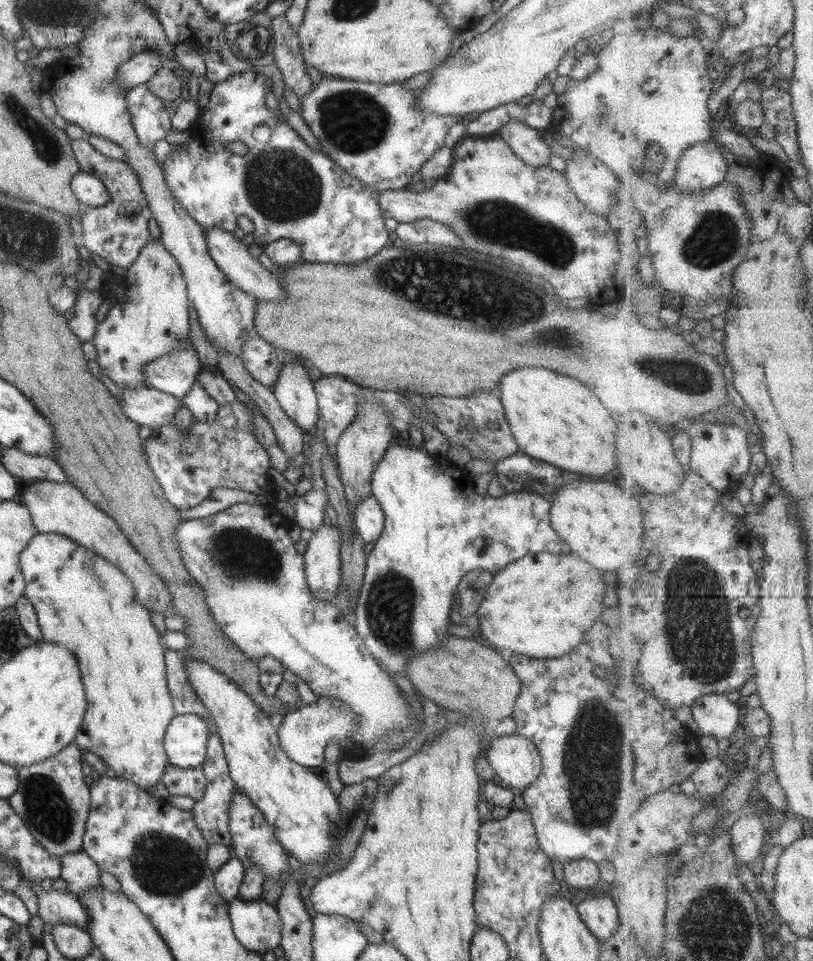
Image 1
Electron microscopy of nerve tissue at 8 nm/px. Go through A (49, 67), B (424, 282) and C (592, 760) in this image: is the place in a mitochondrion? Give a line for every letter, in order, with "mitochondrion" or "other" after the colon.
A: other
B: mitochondrion
C: mitochondrion

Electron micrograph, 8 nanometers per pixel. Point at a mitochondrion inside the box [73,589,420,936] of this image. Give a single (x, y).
(162, 865)

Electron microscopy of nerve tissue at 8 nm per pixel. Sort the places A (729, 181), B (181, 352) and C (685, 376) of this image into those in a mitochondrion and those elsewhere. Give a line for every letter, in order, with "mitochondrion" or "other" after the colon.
A: other
B: other
C: mitochondrion

